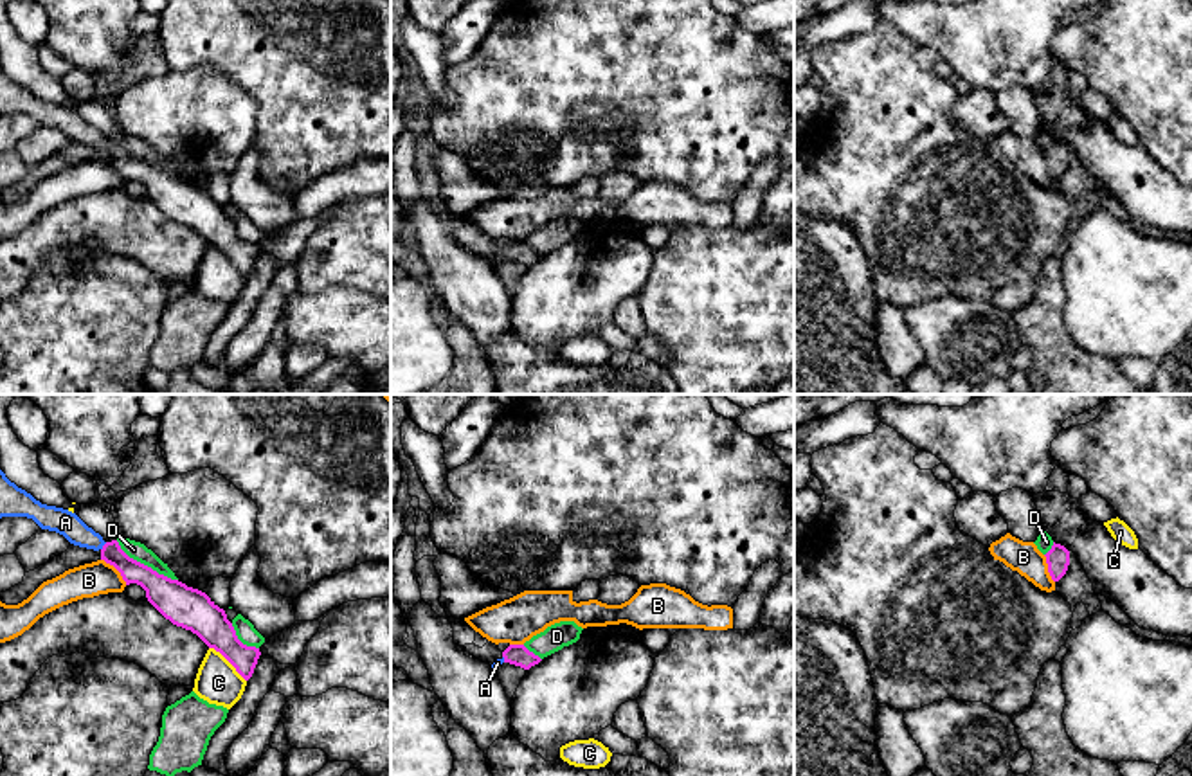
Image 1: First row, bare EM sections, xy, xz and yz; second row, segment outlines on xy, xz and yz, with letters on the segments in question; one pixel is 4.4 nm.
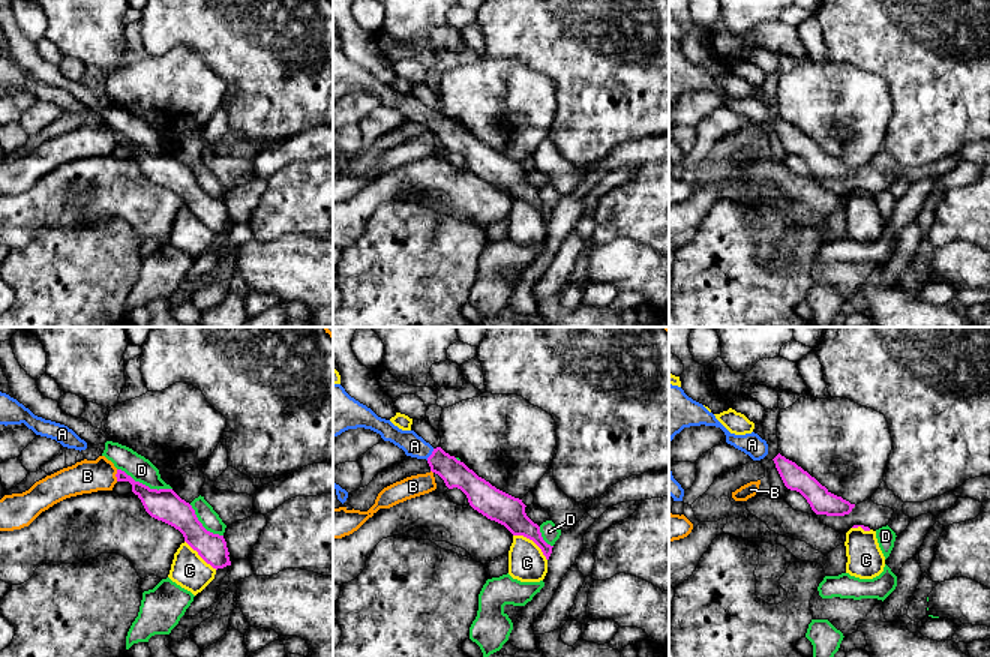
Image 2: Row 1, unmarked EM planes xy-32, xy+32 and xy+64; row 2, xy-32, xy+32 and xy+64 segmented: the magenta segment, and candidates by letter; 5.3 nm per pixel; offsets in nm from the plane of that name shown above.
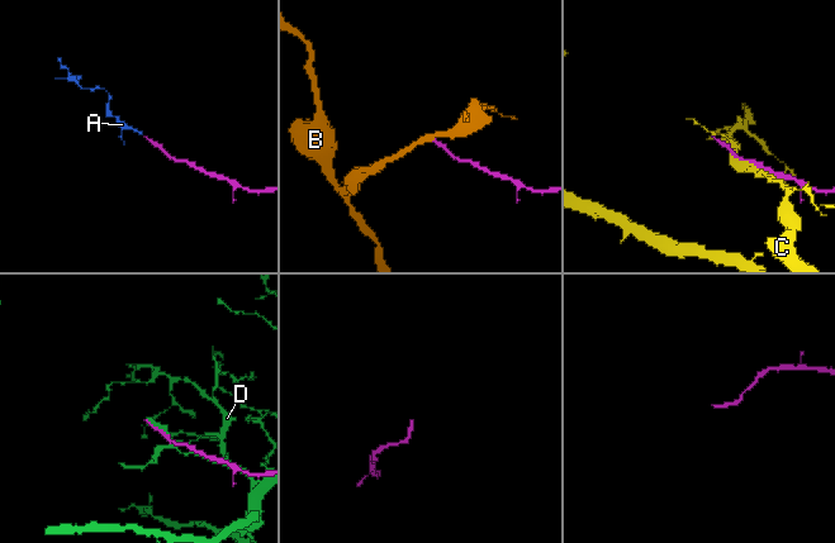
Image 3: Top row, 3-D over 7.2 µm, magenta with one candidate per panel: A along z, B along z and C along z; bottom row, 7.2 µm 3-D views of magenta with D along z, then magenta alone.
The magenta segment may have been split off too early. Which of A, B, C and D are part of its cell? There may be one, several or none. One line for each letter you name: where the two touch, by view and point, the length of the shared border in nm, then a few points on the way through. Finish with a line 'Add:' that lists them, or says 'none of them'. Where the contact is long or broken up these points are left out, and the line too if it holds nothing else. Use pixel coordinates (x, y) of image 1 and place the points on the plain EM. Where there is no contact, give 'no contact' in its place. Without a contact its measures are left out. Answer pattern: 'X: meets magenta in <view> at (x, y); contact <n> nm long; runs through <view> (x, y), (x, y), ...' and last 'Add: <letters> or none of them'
A: meets magenta in xy at (103, 143); contact 50 nm long; runs through xy (132, 168), (103, 143), (83, 134), (65, 119)
Add: A

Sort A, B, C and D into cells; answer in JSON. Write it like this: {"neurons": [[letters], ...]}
{"neurons": [["A"], ["B"], ["C"], ["D"]]}

